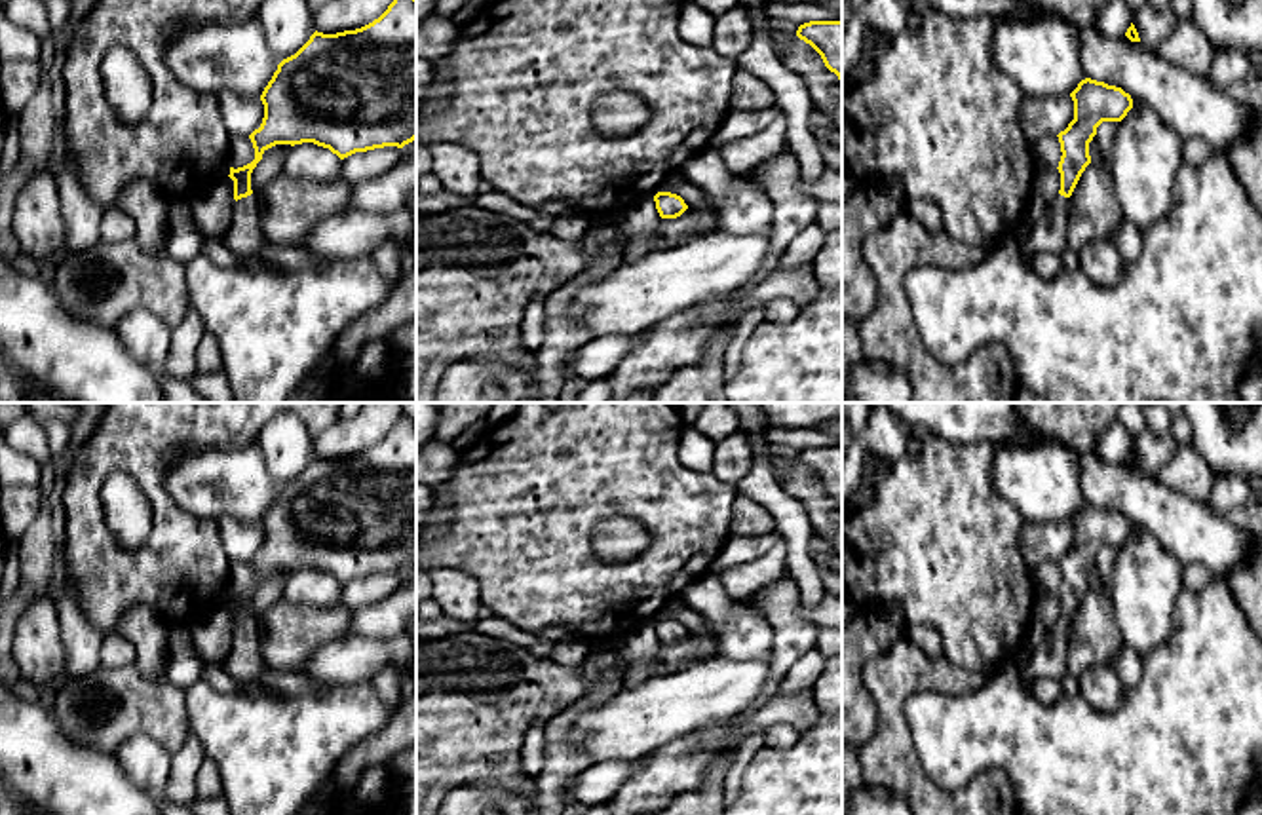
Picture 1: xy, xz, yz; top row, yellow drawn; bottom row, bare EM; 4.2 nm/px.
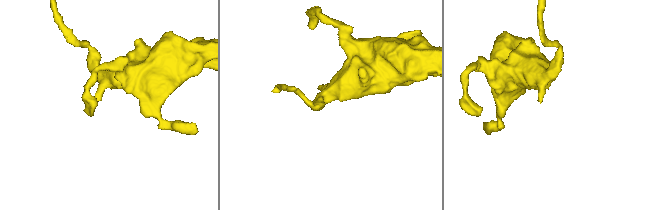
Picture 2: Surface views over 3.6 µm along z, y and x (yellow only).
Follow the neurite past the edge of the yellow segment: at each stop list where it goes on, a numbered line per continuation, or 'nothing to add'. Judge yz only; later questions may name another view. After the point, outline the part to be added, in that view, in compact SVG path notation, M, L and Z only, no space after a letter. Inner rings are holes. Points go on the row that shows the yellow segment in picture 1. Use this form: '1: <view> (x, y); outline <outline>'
1: yz (1050, 234); outline M1057 194L1045 209L1045 215L1030 230L1028 239L1021 245L1024 260L1030 264L1036 253L1062 253L1066 243L1066 220L1070 215L1070 198Z

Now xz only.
nothing to add

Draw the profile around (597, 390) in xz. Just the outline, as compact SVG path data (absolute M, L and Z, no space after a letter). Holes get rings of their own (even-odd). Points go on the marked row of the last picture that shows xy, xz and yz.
M604 376L604 378L580 384L578 395L572 403L610 403L608 378Z

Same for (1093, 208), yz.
M1091 161L1070 196L1068 249L1078 251L1091 239L1112 239L1121 222L1110 169Z

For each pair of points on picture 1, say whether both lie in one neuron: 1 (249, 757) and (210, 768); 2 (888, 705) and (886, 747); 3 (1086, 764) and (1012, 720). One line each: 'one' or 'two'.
1: two
2: one
3: one

